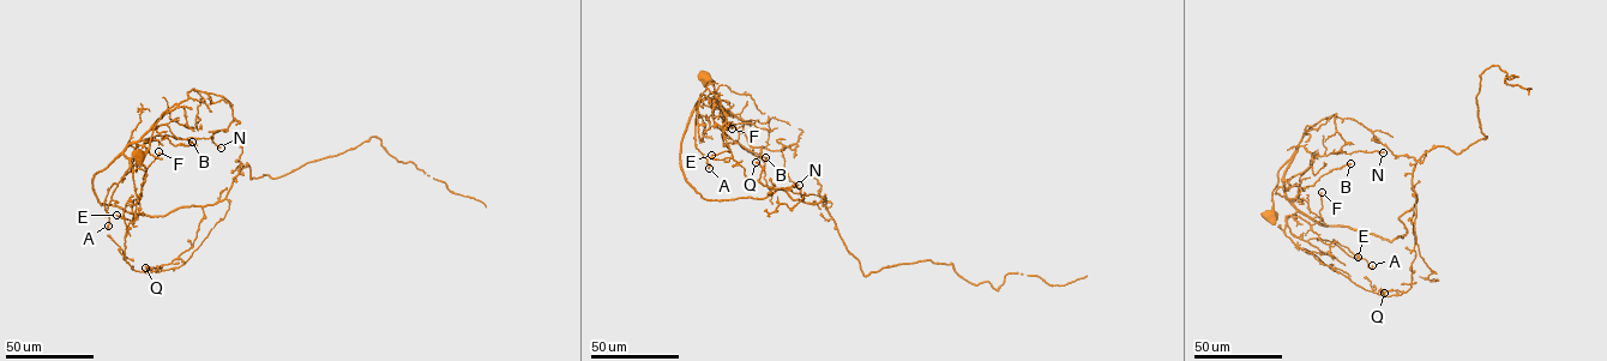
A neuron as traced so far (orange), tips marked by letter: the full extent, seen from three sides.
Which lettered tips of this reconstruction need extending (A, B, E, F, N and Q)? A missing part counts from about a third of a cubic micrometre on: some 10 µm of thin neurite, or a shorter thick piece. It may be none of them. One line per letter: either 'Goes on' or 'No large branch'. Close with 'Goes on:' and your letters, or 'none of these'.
A: No large branch
B: No large branch
E: No large branch
F: No large branch
N: No large branch
Q: No large branch
Goes on: none of these

